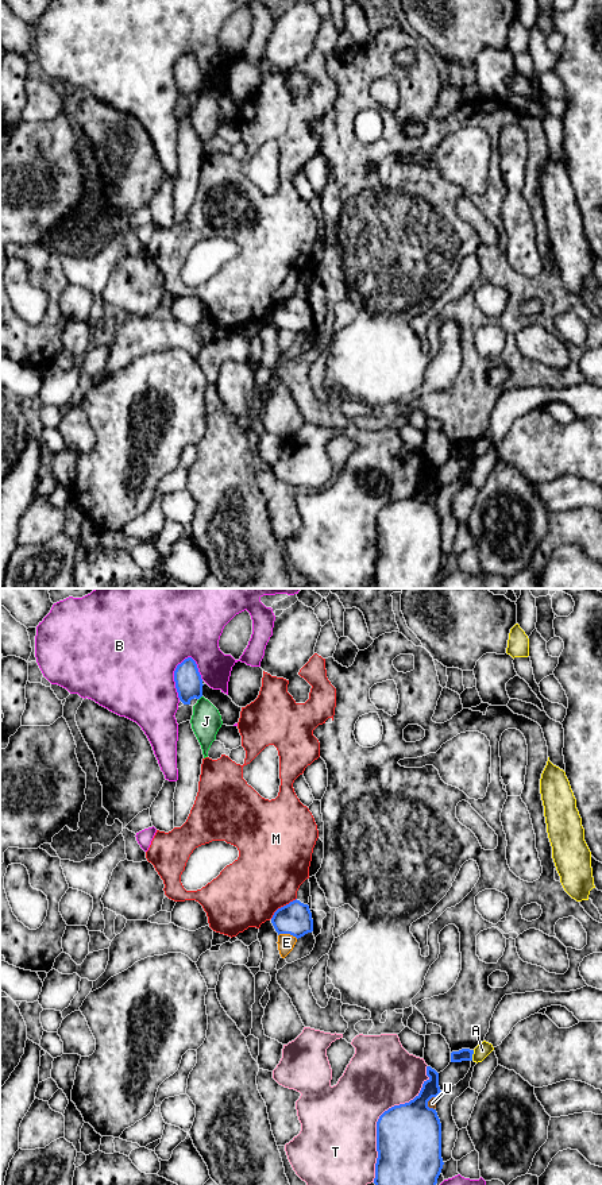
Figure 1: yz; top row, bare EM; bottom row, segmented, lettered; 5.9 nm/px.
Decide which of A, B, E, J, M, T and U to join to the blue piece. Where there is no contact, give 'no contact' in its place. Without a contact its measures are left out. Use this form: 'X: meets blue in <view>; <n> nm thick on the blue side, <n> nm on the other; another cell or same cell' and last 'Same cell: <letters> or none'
A: meets blue in yz; 80 nm thick on the blue side, 90 nm on the other; another cell
B: meets blue in yz; 160 nm thick on the blue side, 500 nm on the other; another cell
E: meets blue in yz; 190 nm thick on the blue side, 100 nm on the other; another cell
J: meets blue in yz; 160 nm thick on the blue side, 180 nm on the other; another cell
M: meets blue in yz; 190 nm thick on the blue side, 400 nm on the other; another cell
T: meets blue in yz; 380 nm thick on the blue side, 440 nm on the other; another cell
U: meets blue in yz; 380 nm thick on the blue side, 50 nm on the other; another cell
Same cell: none

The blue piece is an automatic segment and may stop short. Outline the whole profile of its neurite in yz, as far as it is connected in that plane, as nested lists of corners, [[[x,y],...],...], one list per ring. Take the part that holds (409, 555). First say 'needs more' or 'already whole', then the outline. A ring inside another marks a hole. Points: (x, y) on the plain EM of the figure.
already whole; [[[427,462],[427,471],[429,474],[427,476],[424,476],[420,489],[413,495],[410,495],[409,498],[394,501],[394,502],[389,503],[379,512],[379,514],[377,517],[378,553],[377,553],[377,559],[375,559],[375,574],[374,574],[374,579],[377,582],[377,588],[433,588],[437,582],[436,580],[437,574],[439,574],[443,560],[444,560],[443,553],[441,553],[441,518],[440,518],[436,505],[428,502],[428,497],[432,493],[437,493],[441,486],[439,482],[439,468],[435,464],[432,464],[431,462]]]

